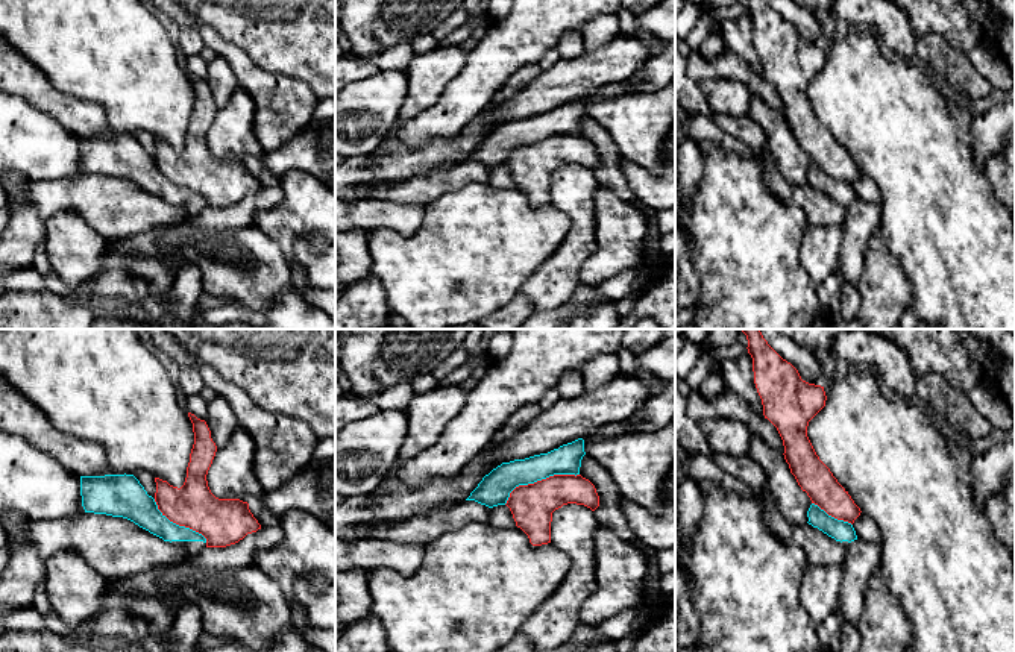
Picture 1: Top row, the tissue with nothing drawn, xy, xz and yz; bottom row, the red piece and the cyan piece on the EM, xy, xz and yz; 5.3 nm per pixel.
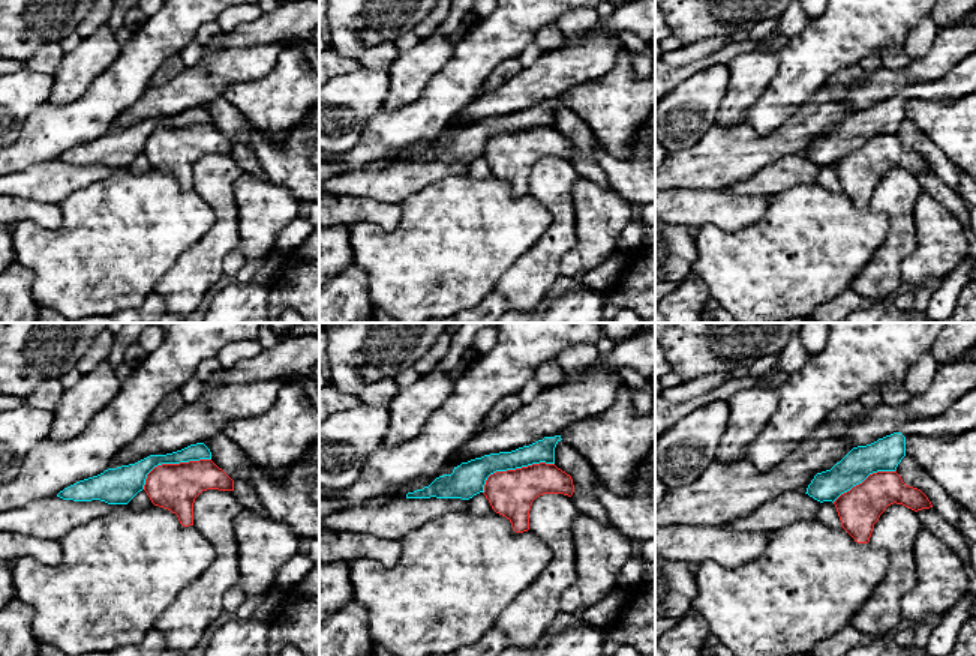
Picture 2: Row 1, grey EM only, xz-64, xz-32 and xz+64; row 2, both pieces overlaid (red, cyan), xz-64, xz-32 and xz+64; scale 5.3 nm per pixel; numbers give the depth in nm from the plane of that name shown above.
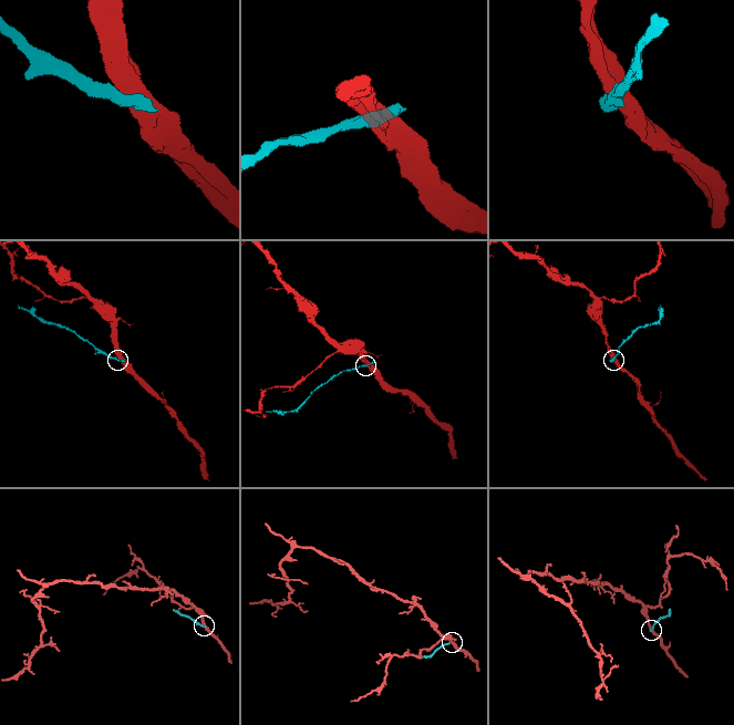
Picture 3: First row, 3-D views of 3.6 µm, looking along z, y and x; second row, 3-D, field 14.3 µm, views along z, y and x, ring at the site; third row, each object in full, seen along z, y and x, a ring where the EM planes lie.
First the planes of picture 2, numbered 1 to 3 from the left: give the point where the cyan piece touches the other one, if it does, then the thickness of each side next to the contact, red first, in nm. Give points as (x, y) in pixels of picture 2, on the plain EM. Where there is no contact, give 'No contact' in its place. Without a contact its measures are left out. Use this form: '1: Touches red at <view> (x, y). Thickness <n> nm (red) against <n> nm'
1: Touches red at xz-64 (171, 128). Thickness 260 nm (red) against 170 nm
2: Touches red at xz-32 (513, 134). Thickness 240 nm (red) against 190 nm
3: Touches red at xz+64 (865, 143). Thickness 220 nm (red) against 180 nm

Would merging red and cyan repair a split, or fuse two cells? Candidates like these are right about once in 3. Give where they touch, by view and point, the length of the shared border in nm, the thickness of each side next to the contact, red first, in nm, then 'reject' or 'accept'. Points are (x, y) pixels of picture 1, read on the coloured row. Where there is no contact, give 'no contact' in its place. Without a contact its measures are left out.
xz (539, 481) | 440 nm | 220/170 nm | reject

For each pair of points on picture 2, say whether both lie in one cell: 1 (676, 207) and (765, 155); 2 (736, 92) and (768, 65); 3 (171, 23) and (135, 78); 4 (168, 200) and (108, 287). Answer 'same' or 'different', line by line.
1: different
2: same
3: same
4: same

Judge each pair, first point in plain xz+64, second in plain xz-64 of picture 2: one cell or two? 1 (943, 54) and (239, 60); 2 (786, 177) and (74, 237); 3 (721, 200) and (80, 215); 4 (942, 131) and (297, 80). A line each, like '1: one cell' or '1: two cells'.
1: one cell
2: two cells
3: two cells
4: one cell

